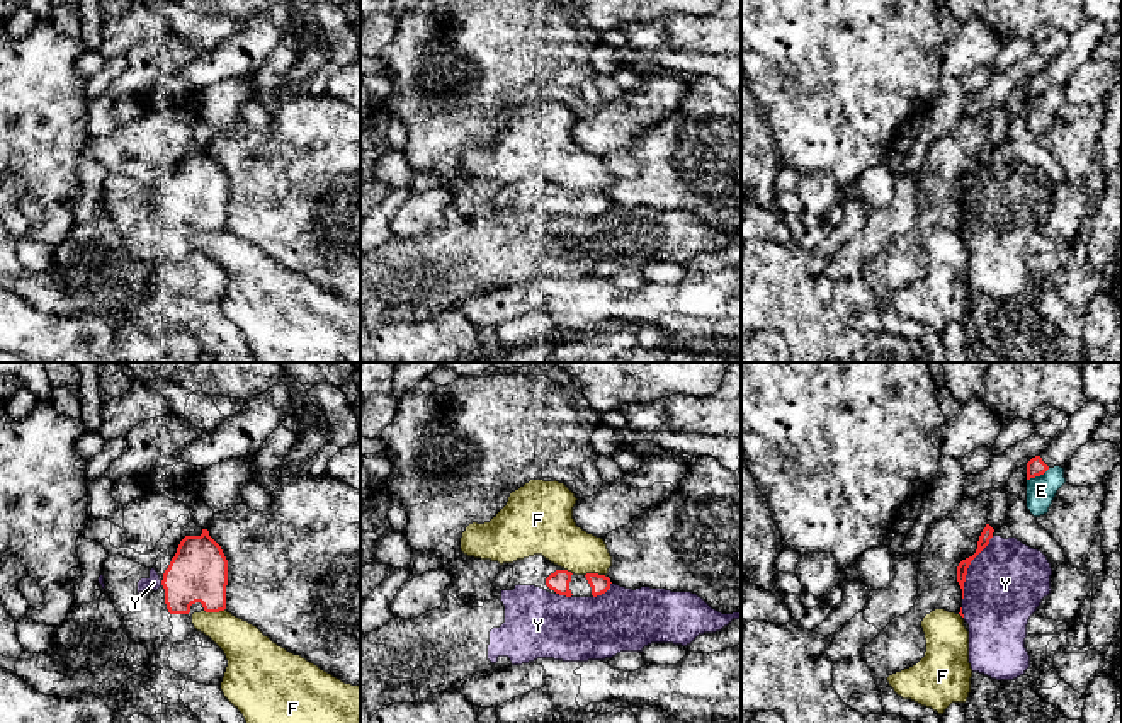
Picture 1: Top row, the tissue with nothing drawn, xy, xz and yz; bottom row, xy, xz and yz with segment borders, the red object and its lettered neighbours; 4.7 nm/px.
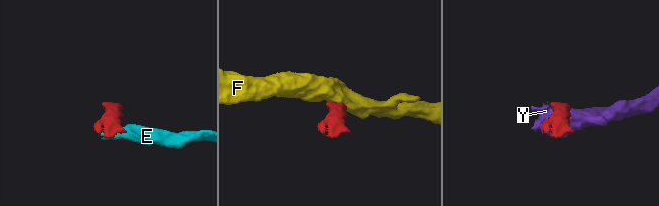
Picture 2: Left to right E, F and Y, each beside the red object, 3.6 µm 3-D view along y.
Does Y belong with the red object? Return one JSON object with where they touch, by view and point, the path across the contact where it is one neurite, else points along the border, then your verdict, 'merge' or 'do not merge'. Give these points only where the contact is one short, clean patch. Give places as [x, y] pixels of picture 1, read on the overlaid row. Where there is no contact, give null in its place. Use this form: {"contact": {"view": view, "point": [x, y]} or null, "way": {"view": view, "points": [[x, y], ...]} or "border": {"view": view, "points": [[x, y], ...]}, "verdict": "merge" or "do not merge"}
{"contact": {"view": "yz", "point": [968, 567]}, "verdict": "do not merge"}

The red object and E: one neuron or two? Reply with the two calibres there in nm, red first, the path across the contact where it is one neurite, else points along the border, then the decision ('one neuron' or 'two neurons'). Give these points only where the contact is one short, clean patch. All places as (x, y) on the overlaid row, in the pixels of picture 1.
90 nm thick on the red side, 140 nm on the other; border along yz (1049, 468), (1027, 480); two neurons

